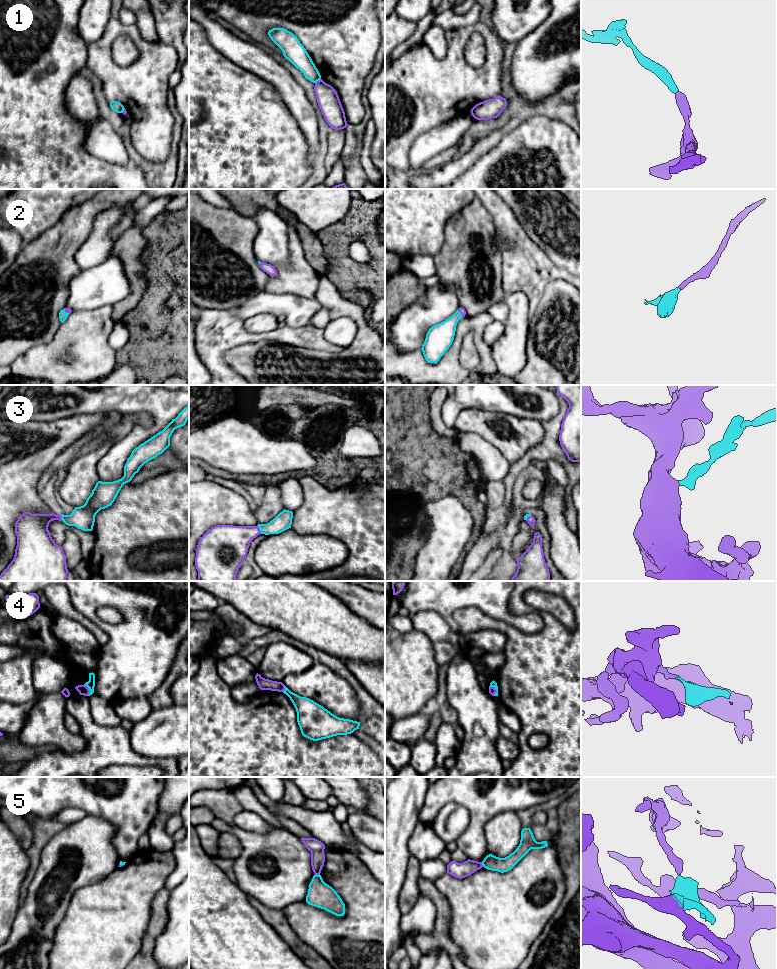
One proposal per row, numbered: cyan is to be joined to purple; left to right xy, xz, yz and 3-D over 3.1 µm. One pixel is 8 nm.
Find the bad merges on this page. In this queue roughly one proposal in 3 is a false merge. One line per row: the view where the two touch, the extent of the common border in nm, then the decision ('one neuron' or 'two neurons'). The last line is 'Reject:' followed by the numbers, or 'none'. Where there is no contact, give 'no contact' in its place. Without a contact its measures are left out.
1: meets purple in xz; contact 60 nm long; two neurons
2: meets purple in xy; contact 70 nm long; one neuron
3: meets purple in xz; contact 80 nm long; one neuron
4: meets purple in xy; contact 100 nm long; one neuron
5: meets purple in xz; contact 40 nm long; two neurons
Reject: 1, 5

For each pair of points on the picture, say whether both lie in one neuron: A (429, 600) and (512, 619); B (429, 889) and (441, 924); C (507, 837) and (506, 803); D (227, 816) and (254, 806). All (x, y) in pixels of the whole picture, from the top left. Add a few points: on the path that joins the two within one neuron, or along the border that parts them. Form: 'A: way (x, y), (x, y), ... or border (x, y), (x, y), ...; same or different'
A: way (450, 598), (488, 598), (491, 601); same
B: way (438, 898), (441, 902), (441, 915); same
C: border (516, 812), (501, 811), (486, 823); different
D: way (234, 809), (238, 805), (247, 805); same

